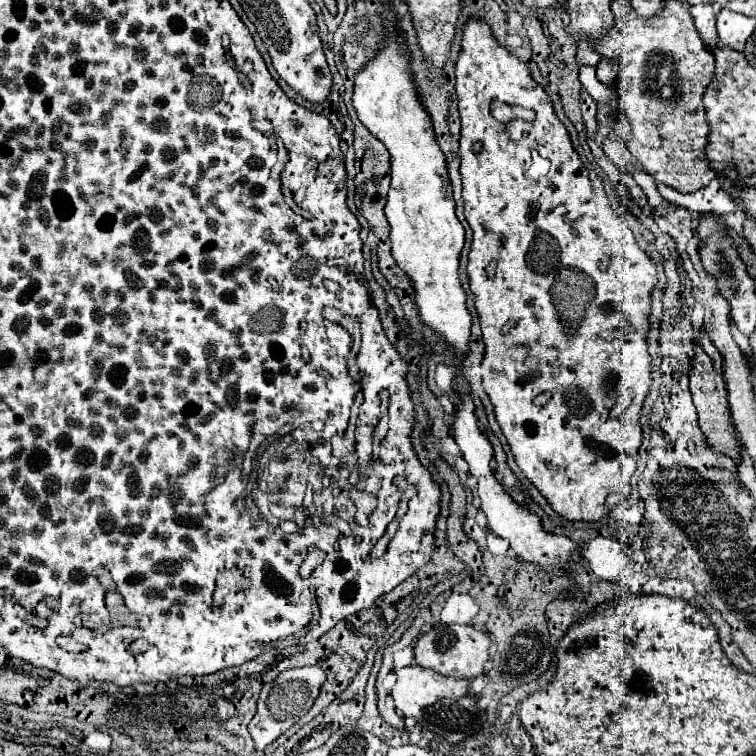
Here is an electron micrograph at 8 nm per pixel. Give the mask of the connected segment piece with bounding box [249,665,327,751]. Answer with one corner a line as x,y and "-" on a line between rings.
319,665
311,667
297,667
297,669
285,669
277,675
273,683
267,683
261,689
259,701
257,701
257,713
249,723
249,733
255,741
255,749
263,751
269,743
273,743
285,729
289,729
293,723
297,723
315,703
319,697
321,685
327,681
325,671

